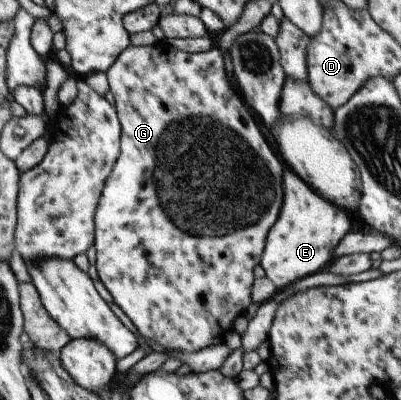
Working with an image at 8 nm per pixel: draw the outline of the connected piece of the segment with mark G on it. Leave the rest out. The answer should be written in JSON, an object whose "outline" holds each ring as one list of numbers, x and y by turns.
{"outline":[[158,41,154,46,128,46,124,51,120,52,120,55,116,58,116,61,105,71,110,90,114,94,115,108,117,109,118,119,121,125,121,152,116,160,115,166,108,176,104,189,102,190,99,202,95,211,95,243,97,251,97,260,95,263,97,274,102,281,102,285,108,289,110,295,112,295,112,305,120,308,132,321,134,327,137,329,137,333,151,339,152,341,161,345,164,350,167,349,180,349,182,352,194,353,200,350,214,345,213,339,216,336,224,337,228,330,233,329,233,323,236,318,242,315,249,315,253,308,253,301,251,298,251,287,256,277,254,276,254,267,261,262,262,254,265,251,265,243,268,232,271,227,277,222,280,208,282,207,282,200,284,199,283,192,283,169,284,163,280,162,280,159,274,154,274,151,270,148,268,142,264,138,260,127,254,121,254,117,250,113,250,107,247,102,241,97,234,85,228,81,226,71,224,70,224,56,223,51,219,47,210,48,205,52,186,53,181,49,175,48,169,41]]}

